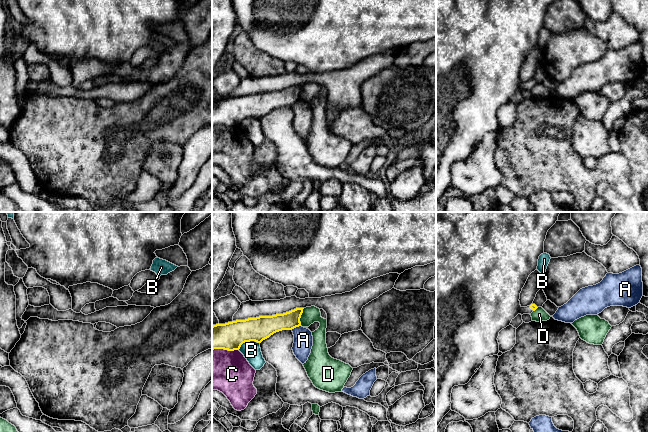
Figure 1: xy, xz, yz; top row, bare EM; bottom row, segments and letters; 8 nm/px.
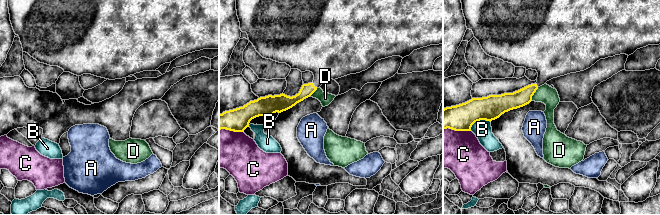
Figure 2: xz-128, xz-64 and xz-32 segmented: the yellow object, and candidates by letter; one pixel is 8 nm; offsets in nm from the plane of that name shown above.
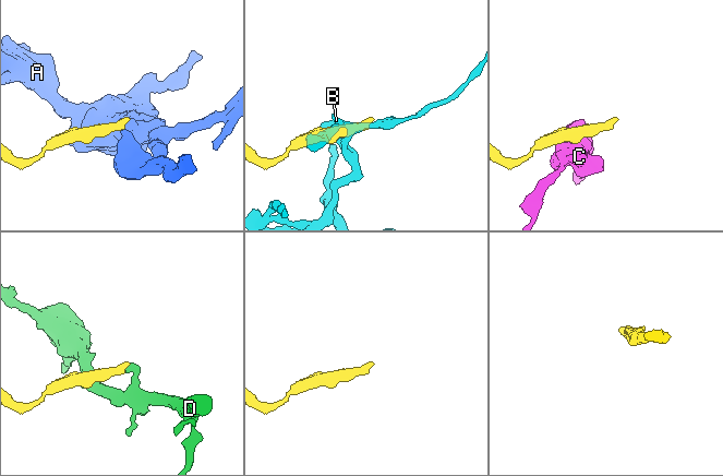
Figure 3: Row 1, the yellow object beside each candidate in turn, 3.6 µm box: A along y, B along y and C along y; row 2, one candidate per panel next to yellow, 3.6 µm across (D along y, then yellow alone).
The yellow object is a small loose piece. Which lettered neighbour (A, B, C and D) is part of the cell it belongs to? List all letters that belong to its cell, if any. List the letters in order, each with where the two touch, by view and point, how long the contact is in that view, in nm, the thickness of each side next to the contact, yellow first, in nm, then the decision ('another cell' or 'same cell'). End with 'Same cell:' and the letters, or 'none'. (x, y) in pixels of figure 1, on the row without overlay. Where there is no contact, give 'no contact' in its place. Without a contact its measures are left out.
A: xz (295, 103) | 90 nm | 180/160 nm | another cell
B: xz (248, 117) | 190 nm | 220/150 nm | another cell
C: xz (225, 125) | 220 nm | 220/340 nm | another cell
D: xz (300, 93) | 150 nm | 140/130 nm | another cell
Same cell: none

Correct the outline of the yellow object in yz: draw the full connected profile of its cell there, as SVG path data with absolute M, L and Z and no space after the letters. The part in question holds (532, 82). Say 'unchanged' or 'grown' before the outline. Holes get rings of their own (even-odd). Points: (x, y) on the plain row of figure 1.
grown | M436 0L436 204L451 186L451 169L454 162L467 160L486 133L499 129L499 108L510 101L518 90L531 90L538 83L520 81L520 69L529 51L537 46L538 35L544 29L544 17L554 0Z

